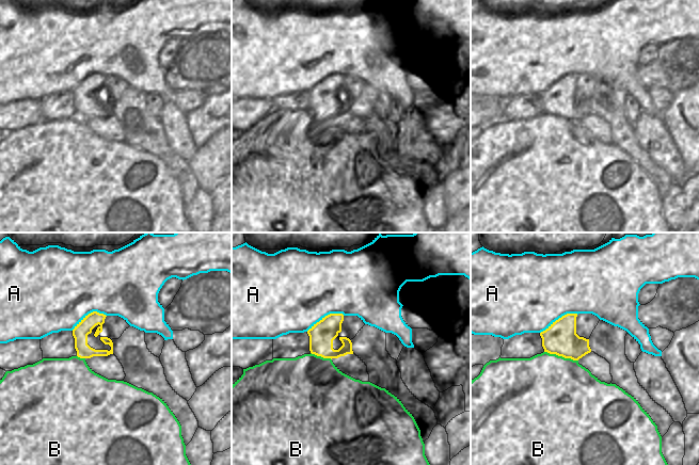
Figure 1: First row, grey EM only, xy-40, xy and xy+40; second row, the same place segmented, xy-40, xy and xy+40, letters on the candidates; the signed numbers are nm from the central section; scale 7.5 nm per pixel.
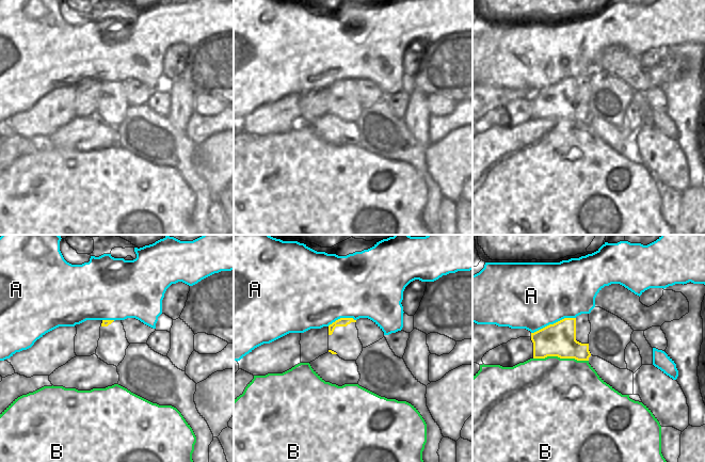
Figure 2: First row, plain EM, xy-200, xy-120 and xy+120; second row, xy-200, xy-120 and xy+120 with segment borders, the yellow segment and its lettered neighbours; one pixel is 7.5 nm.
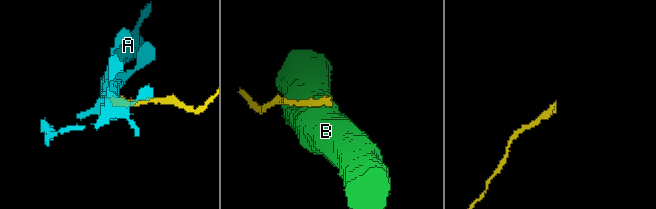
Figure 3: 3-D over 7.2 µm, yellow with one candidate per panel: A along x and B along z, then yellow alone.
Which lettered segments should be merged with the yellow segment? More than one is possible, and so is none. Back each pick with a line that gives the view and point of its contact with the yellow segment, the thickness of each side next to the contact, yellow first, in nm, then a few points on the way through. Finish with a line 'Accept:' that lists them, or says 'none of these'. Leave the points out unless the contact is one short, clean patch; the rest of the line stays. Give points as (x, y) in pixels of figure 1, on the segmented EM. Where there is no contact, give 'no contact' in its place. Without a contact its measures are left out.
Accept: none of these

